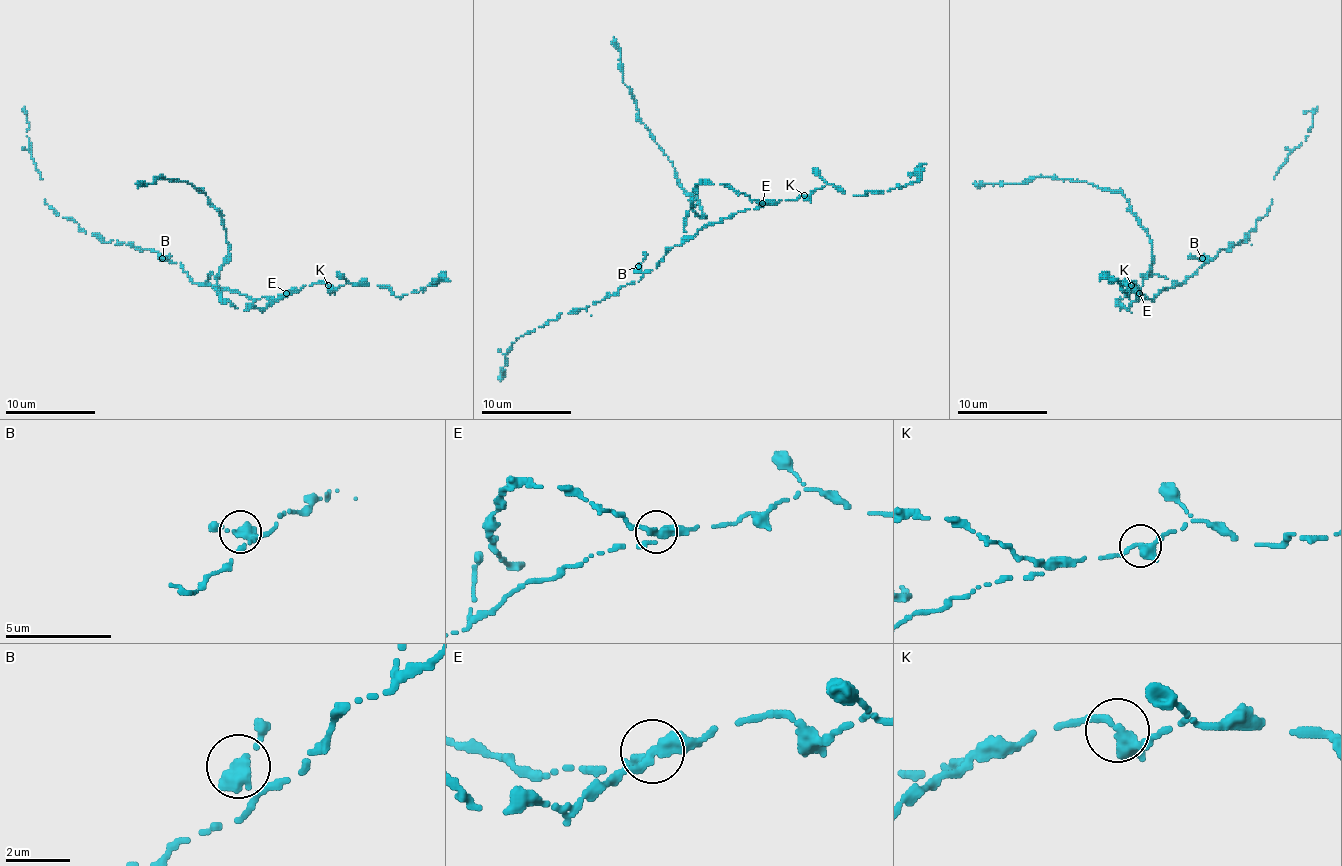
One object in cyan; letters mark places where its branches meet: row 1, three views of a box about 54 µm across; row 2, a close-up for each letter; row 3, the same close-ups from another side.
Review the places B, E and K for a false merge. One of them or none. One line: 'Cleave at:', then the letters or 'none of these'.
Cleave at: E

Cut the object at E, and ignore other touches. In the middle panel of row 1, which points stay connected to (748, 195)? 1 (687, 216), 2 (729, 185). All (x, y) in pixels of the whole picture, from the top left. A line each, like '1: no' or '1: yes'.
1: no
2: yes

